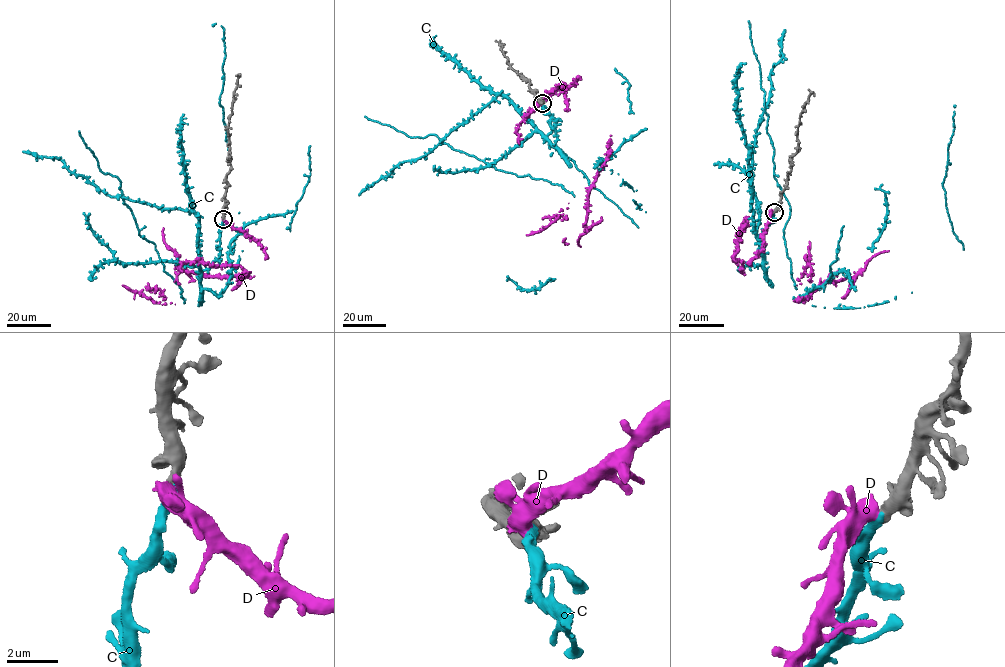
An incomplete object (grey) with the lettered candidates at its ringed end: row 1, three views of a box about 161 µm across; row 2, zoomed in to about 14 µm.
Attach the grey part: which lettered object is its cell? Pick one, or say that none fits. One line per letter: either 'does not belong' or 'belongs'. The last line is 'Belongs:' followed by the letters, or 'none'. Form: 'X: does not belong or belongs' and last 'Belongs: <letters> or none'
C: belongs
D: does not belong
Belongs: C

